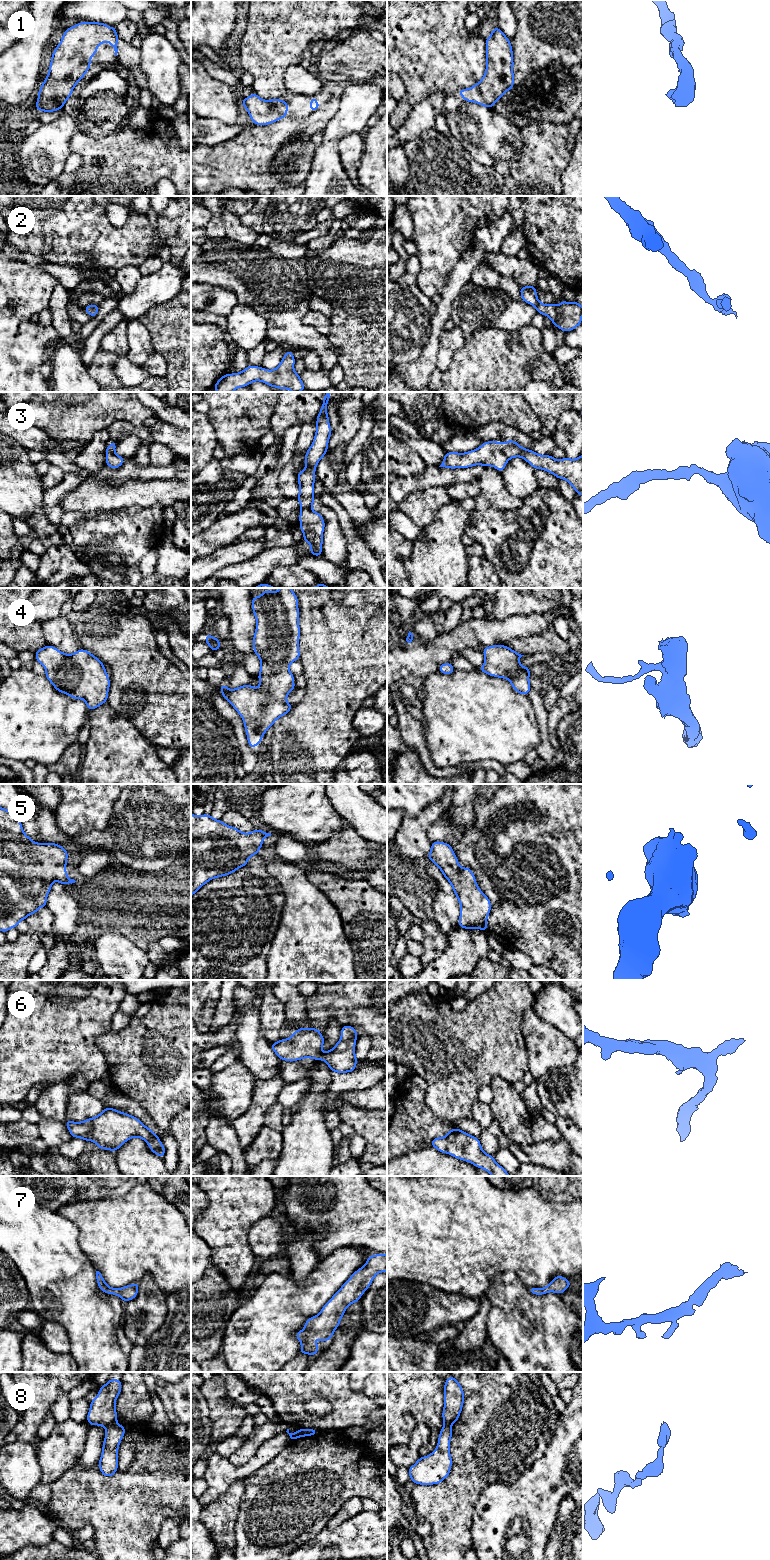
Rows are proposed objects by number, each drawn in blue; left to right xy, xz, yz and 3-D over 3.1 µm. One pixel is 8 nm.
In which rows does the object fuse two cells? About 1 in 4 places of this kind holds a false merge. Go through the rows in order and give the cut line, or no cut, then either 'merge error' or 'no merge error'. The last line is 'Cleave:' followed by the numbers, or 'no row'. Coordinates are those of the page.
1: no cut | no merge error
2: no cut | no merge error
3: no cut | no merge error
4: no cut | no merge error
5: no cut | no merge error
6: no cut | no merge error
7: no cut | no merge error
8: xy (115, 1422), (105, 1427) | merge error
Cleave: 8

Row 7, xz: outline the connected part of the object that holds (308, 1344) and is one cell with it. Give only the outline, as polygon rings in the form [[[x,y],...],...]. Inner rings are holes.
[[[371,1254],[367,1258],[367,1263],[351,1275],[322,1307],[320,1313],[308,1318],[304,1328],[296,1333],[295,1337],[301,1343],[300,1354],[309,1354],[313,1357],[319,1350],[314,1338],[317,1337],[322,1342],[332,1338],[348,1306],[360,1301],[360,1297],[380,1272],[387,1272],[387,1254]]]

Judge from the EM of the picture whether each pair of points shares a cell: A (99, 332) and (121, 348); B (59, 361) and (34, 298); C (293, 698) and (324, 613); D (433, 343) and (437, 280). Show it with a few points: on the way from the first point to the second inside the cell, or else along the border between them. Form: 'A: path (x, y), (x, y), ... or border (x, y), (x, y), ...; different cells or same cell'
A: border (122, 320), (103, 337), (100, 348), (94, 356); different cells
B: border (61, 338), (58, 338), (47, 348), (45, 361); different cells
C: border (304, 688), (304, 697), (293, 705); different cells
D: border (450, 273), (449, 280), (440, 295); different cells

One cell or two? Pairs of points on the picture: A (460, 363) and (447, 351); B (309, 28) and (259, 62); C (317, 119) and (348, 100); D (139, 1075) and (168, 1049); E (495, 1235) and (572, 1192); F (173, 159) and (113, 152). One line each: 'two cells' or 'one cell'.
A: two cells
B: one cell
C: two cells
D: one cell
E: two cells
F: one cell

